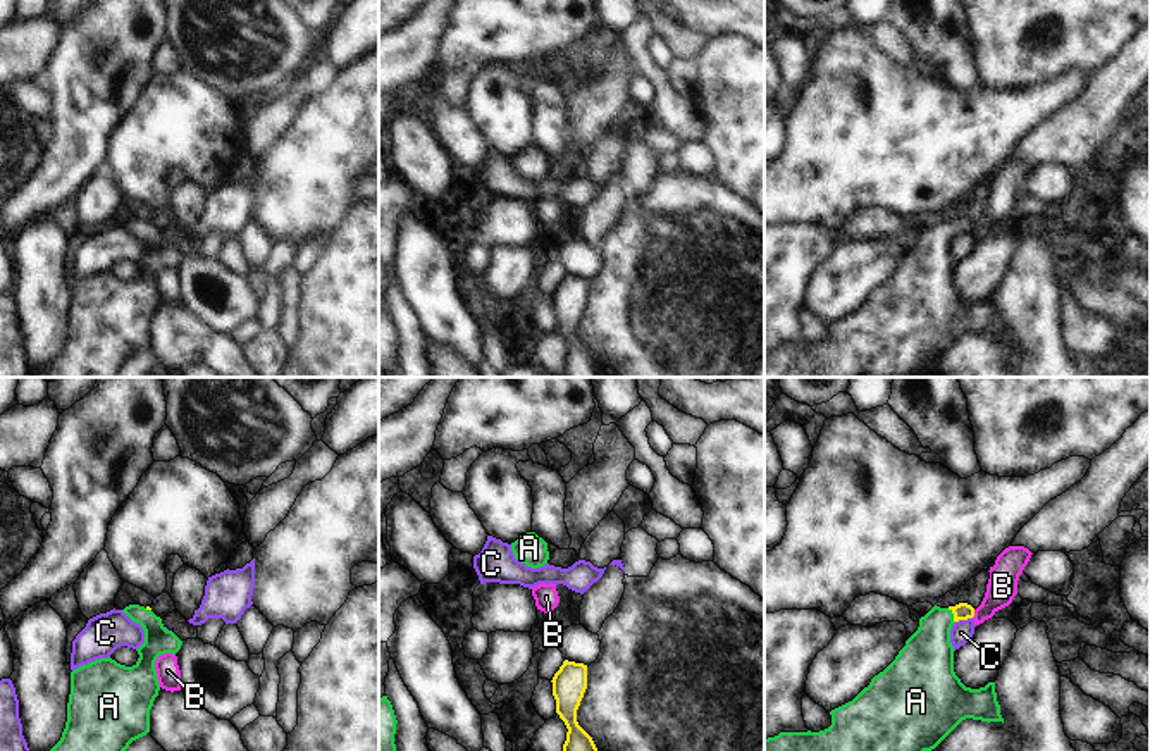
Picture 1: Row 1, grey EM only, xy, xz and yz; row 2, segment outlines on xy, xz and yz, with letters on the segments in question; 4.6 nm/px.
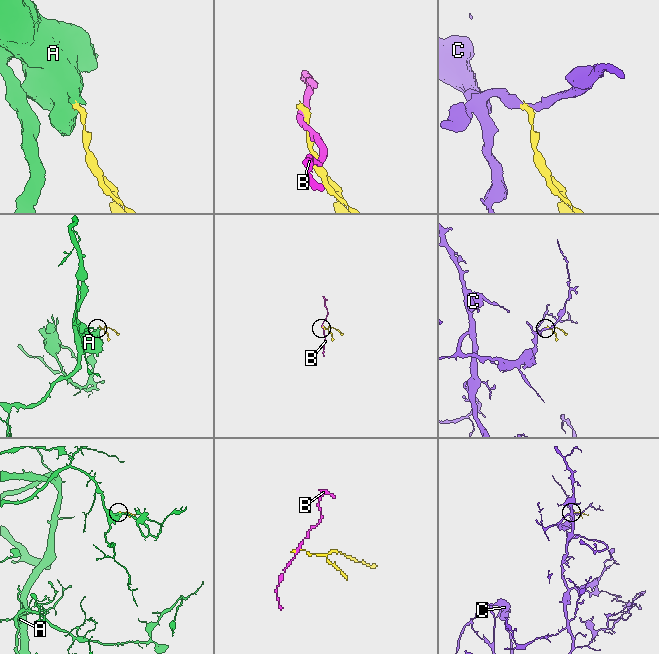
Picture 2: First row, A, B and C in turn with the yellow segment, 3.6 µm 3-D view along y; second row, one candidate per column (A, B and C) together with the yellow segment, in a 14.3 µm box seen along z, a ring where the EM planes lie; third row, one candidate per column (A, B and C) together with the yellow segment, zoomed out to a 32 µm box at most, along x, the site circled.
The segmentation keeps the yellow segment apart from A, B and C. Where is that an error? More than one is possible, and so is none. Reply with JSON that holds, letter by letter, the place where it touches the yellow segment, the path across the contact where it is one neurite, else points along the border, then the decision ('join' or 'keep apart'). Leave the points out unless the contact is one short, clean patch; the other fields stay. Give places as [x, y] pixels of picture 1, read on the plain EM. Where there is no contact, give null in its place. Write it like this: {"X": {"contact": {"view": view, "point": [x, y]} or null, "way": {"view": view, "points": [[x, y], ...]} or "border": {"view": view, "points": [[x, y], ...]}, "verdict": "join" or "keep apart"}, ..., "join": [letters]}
{"A": {"contact": {"view": "yz", "point": [954, 229]}, "way": {"view": "yz", "points": [[963, 224], [954, 229], [933, 248], [927, 274]]}, "verdict": "join"}, "B": {"contact": {"view": "yz", "point": [973, 228]}, "border": {"view": "yz", "points": [[975, 224], [971, 231]]}, "verdict": "keep apart"}, "C": {"contact": {"view": "yz", "point": [963, 233]}, "border": {"view": "yz", "points": [[971, 231], [956, 236]]}, "verdict": "keep apart"}, "join": ["A"]}

